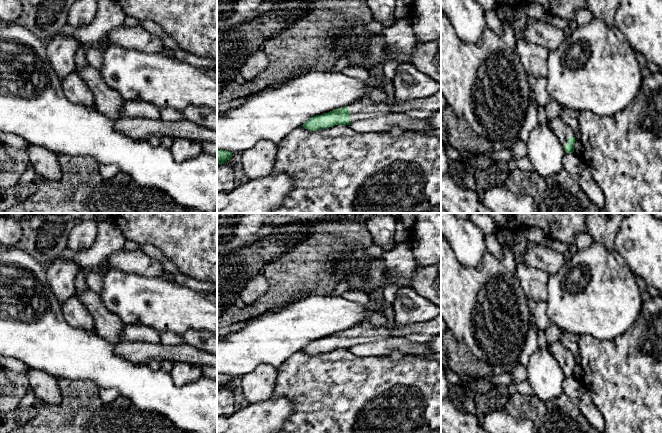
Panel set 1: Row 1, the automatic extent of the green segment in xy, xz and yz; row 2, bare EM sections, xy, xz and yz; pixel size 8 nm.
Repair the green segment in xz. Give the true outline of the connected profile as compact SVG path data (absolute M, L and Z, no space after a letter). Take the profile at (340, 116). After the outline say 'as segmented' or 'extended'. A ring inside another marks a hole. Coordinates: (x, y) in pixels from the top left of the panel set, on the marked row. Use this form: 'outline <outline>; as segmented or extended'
outline M441 90L428 98L413 101L399 101L393 97L377 104L367 97L348 106L311 117L303 123L302 127L317 131L335 125L350 125L354 121L392 113L404 113L414 119L427 120L438 111L441 111Z; extended

